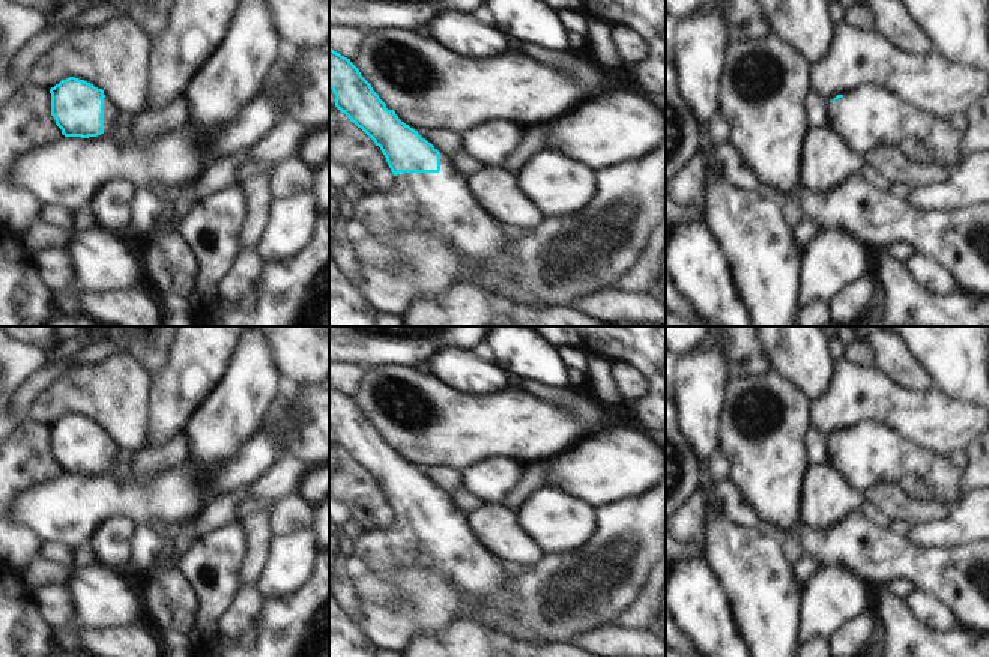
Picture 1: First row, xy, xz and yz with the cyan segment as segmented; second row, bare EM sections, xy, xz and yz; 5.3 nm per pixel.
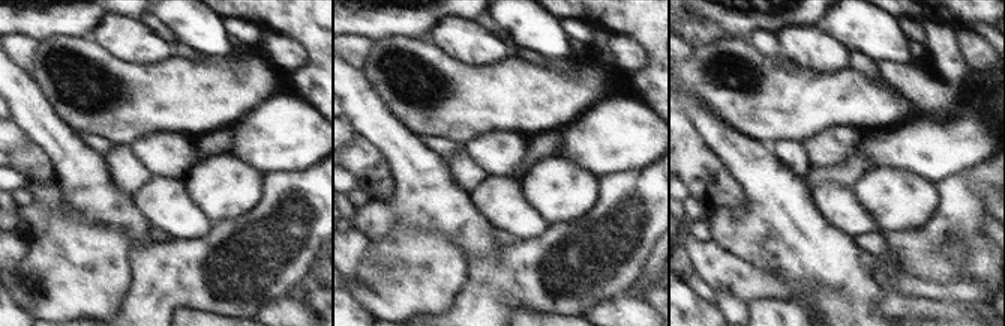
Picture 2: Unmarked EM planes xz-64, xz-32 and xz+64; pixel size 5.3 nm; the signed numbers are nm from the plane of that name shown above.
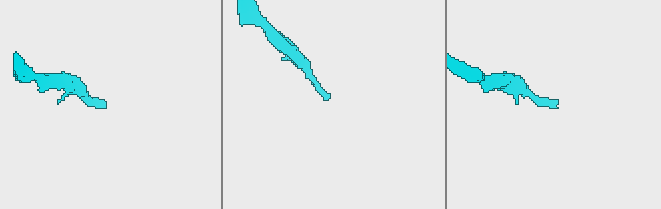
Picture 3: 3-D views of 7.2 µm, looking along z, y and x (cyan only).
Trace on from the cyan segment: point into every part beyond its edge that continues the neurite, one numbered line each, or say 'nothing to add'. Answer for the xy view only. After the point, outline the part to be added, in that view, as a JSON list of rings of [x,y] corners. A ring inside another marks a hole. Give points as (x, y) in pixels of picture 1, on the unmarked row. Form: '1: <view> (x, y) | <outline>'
1: xy (110, 447) | [[[105,433],[104,434],[104,471],[113,469],[116,456],[116,442]]]

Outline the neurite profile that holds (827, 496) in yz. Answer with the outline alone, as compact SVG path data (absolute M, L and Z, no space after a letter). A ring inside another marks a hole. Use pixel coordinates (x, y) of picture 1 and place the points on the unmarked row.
M810 465L801 486L801 520L813 528L827 528L866 502L846 477L833 465Z

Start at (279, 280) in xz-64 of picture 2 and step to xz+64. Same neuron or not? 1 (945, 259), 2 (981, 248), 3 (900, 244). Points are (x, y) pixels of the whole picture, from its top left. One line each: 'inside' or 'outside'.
1: inside
2: outside
3: inside

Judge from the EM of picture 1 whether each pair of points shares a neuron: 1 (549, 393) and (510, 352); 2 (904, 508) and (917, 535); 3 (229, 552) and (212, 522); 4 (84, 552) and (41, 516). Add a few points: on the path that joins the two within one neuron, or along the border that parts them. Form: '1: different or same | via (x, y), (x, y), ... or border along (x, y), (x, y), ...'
1: different | border along (519, 378), (528, 378), (555, 388)
2: different | border along (947, 517), (913, 526)
3: different | border along (233, 520), (199, 537), (187, 551)
4: different | border along (87, 541), (74, 549)

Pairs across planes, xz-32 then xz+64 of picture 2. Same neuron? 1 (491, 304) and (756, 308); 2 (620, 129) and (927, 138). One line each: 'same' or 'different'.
1: same
2: same

